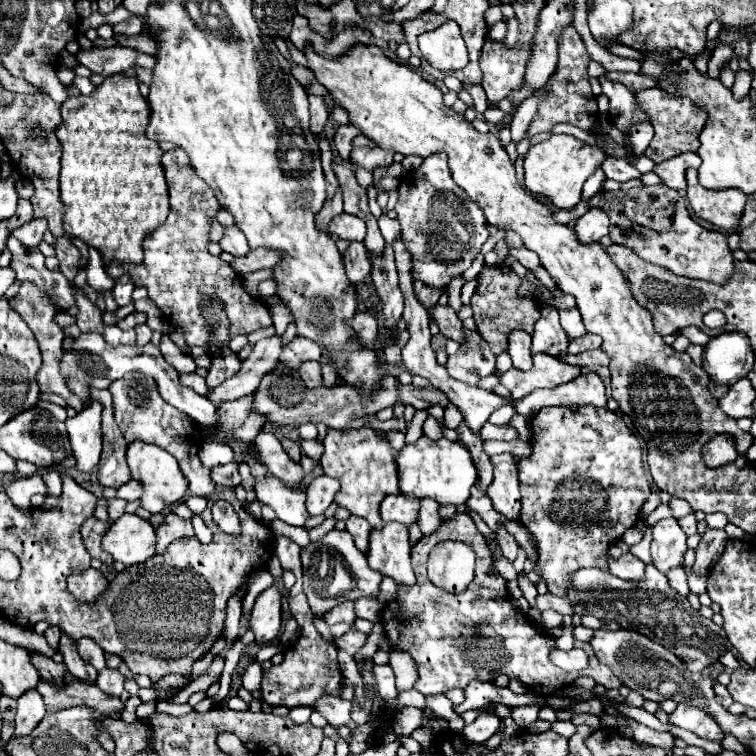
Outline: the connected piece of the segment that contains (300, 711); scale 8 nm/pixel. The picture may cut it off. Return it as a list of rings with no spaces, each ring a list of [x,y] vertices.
[[[298,706],[290,709],[289,716],[296,724],[303,724],[309,721],[313,708],[309,706]]]

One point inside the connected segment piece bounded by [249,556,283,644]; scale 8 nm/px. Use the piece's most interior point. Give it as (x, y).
(265, 620)

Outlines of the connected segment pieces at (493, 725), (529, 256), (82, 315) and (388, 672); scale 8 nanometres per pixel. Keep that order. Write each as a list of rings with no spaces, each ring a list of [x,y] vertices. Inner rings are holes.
[[[479,714],[471,724],[465,724],[465,728],[463,728],[463,738],[467,740],[467,742],[475,742],[475,744],[479,744],[479,742],[487,742],[497,730],[499,730],[499,724],[501,724],[501,720],[499,720],[499,716],[495,716],[495,714]]]
[[[511,248],[511,250],[509,250],[509,254],[511,254],[515,260],[519,260],[527,270],[535,270],[535,268],[539,268],[539,266],[541,266],[539,256],[537,256],[535,252],[527,250],[527,248]]]
[[[75,292],[75,300],[79,306],[79,314],[77,314],[77,326],[83,332],[101,332],[103,334],[103,312],[91,304],[91,300],[83,294]]]
[[[375,666],[373,668],[375,672],[375,680],[377,680],[377,686],[379,686],[379,694],[385,702],[393,700],[397,696],[397,690],[395,690],[395,672],[391,666]]]

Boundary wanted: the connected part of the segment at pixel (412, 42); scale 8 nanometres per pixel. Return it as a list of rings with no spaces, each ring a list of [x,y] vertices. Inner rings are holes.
[[[418,17],[417,20],[409,20],[409,22],[403,22],[403,34],[405,34],[405,40],[411,48],[411,54],[421,58],[421,52],[417,48],[418,36],[421,34],[421,18]]]

